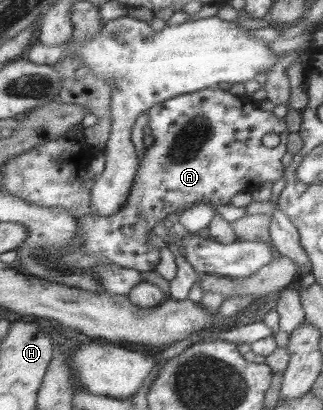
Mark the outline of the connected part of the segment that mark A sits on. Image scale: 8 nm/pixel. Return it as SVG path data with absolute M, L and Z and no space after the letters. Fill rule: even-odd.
M227 86L205 88L203 91L177 96L157 104L157 107L150 111L150 126L155 143L143 158L129 204L113 217L90 217L81 220L81 231L75 244L75 248L81 247L89 255L99 255L103 259L111 260L111 264L137 269L144 273L157 270L157 266L161 264L161 252L157 246L151 244L149 231L161 220L164 222L169 214L177 212L178 207L195 203L229 205L240 192L253 193L263 185L263 182L278 182L283 176L281 158L287 152L289 136L283 118L257 108L250 98L229 92ZM269 133L275 133L281 138L276 147L269 148L263 145L261 140Z

